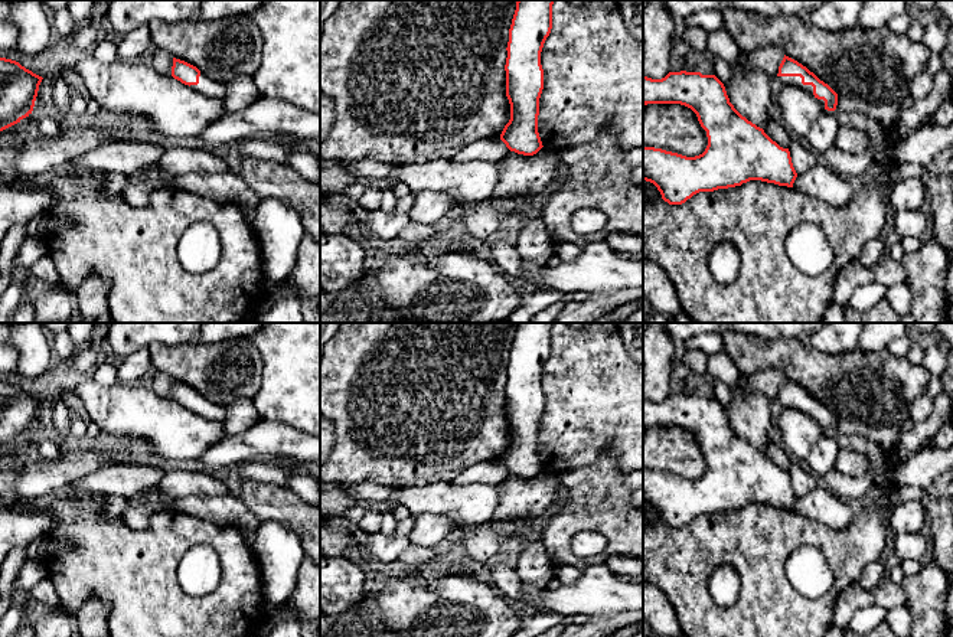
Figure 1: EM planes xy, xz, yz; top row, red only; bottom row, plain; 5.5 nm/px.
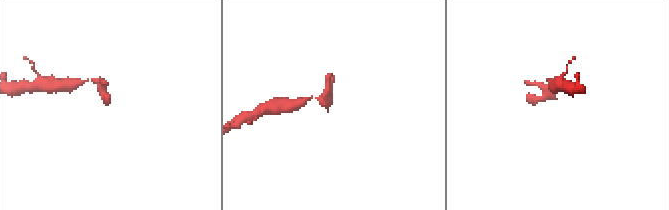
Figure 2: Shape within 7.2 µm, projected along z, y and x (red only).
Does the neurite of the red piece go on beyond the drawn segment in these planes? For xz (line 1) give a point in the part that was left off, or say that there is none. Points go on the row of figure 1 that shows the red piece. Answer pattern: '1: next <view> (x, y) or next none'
1: next none

